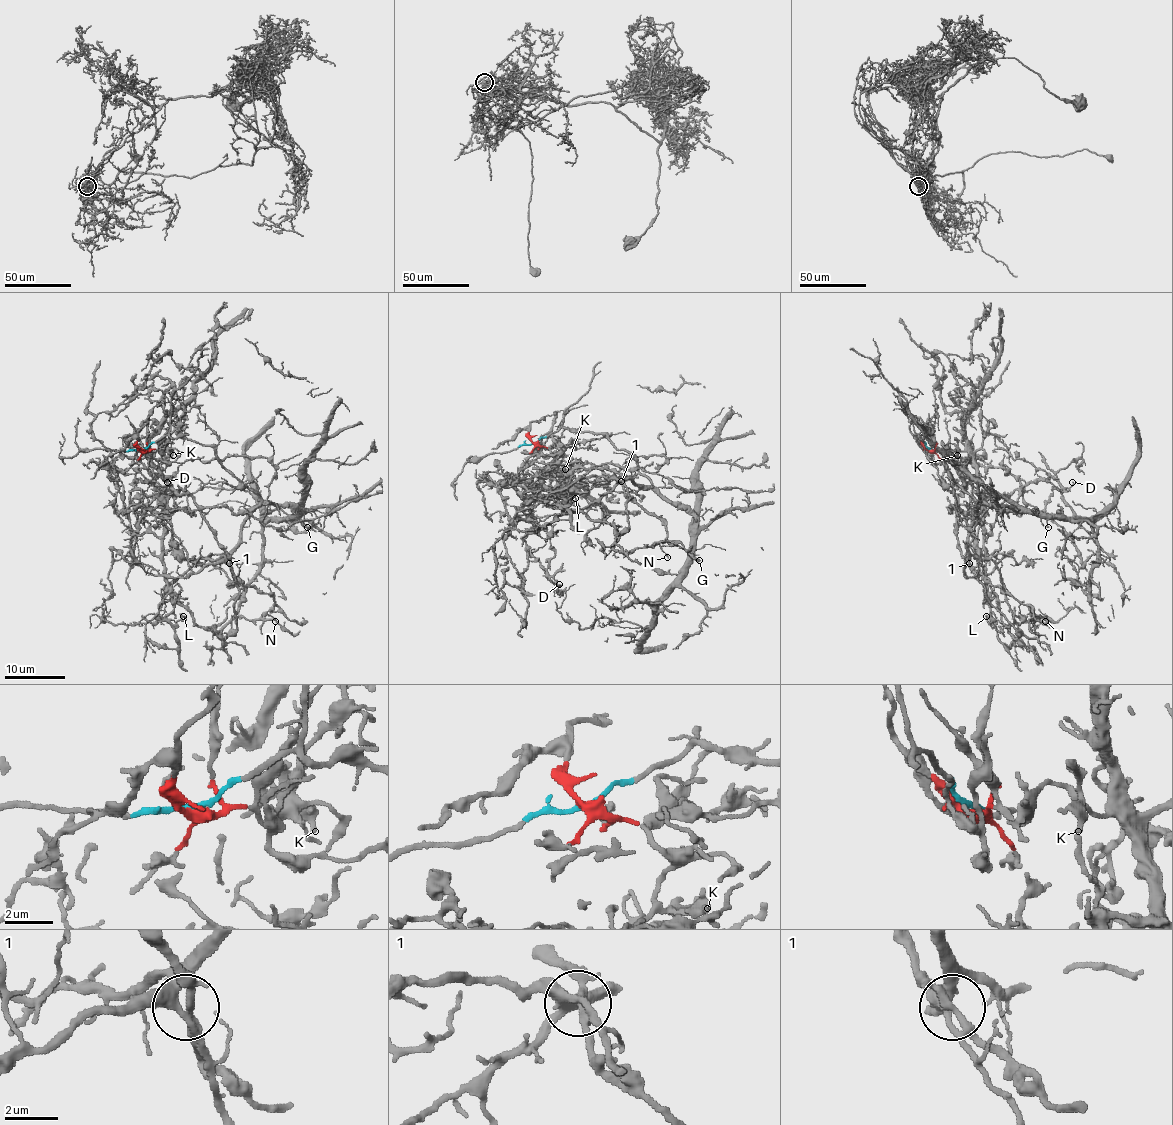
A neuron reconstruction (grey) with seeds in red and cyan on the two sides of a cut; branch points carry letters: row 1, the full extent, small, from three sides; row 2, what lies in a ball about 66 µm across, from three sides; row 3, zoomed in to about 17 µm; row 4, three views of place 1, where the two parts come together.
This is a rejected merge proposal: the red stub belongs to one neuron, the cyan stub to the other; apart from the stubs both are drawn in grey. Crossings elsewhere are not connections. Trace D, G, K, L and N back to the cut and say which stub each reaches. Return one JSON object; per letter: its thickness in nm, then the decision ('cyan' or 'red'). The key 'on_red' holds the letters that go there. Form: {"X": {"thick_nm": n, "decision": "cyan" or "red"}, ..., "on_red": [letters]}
{"D": {"thick_nm": 120, "decision": "red"}, "G": {"thick_nm": 130, "decision": "cyan"}, "K": {"thick_nm": 240, "decision": "red"}, "L": {"thick_nm": 200, "decision": "red"}, "N": {"thick_nm": 140, "decision": "red"}, "on_red": ["D", "K", "L", "N"]}

